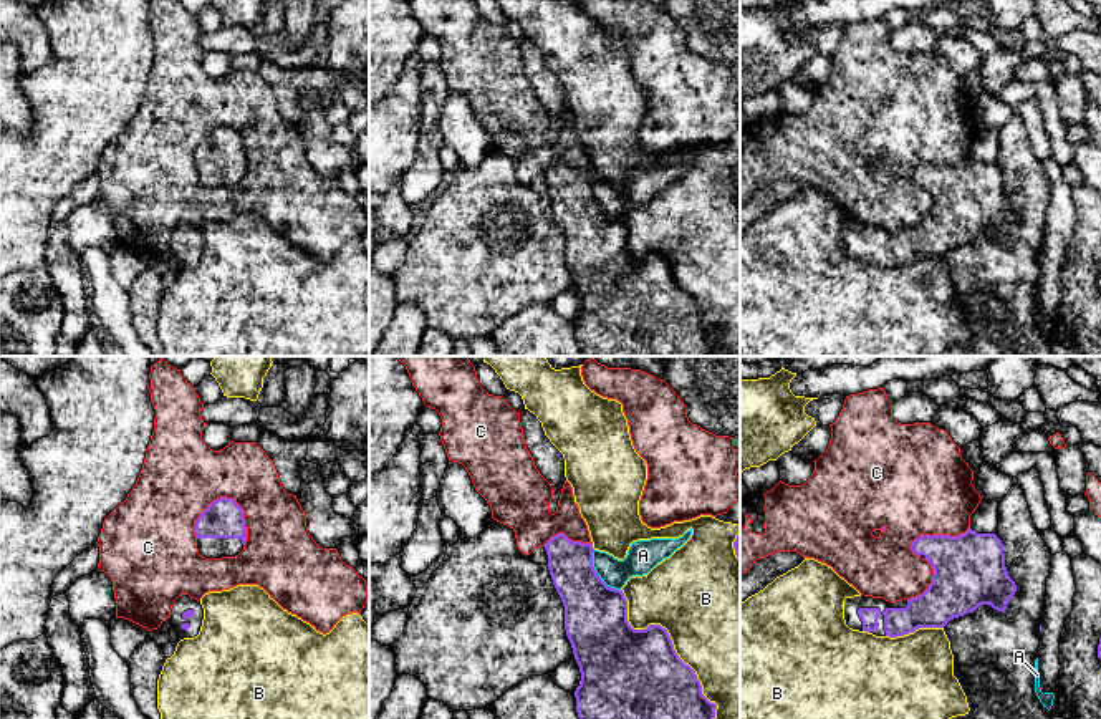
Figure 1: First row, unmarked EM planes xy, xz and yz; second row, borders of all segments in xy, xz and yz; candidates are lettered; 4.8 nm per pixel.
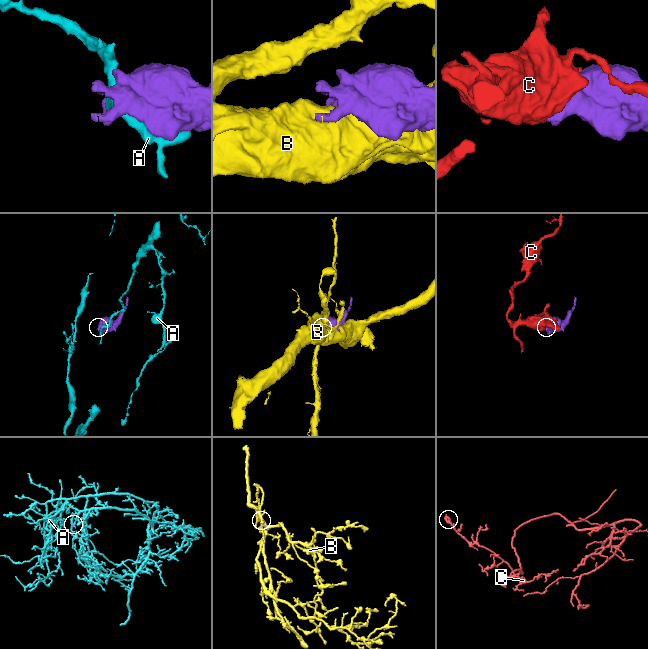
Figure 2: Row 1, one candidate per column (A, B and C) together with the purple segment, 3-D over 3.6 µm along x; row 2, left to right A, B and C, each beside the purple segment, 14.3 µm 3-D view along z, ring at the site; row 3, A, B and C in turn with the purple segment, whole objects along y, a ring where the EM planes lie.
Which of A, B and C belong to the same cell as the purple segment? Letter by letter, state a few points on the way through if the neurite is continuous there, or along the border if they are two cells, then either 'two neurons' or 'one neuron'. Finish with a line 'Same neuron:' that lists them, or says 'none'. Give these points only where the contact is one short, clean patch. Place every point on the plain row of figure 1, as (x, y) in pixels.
A: two neurons
B: two neurons
C: two neurons
Same neuron: none

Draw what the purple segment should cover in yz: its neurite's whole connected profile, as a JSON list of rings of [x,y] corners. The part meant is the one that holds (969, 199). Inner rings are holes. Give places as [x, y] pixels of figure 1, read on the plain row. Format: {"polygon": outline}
{"polygon": [[[969,159],[959,166],[921,164],[911,179],[924,184],[934,204],[929,217],[911,229],[844,229],[844,249],[853,258],[897,267],[919,257],[944,257],[950,249],[990,234],[1005,240],[1017,220],[1005,195],[1003,172],[995,162]]]}

